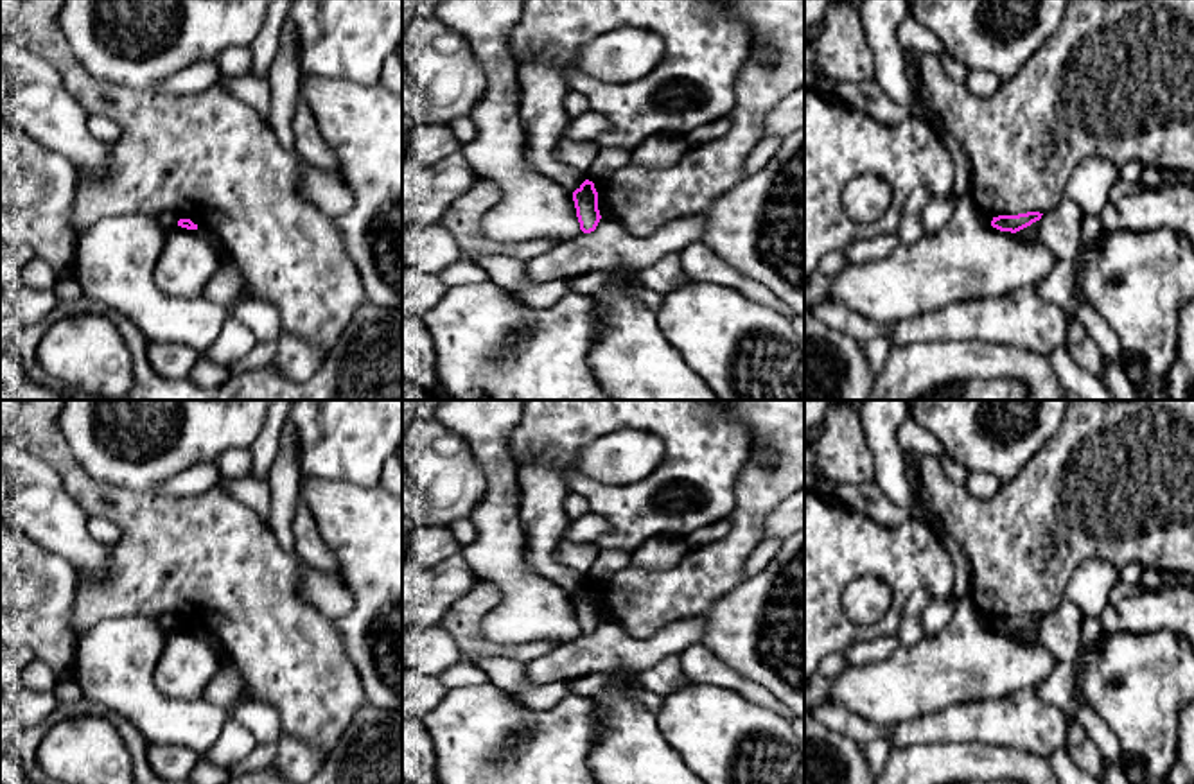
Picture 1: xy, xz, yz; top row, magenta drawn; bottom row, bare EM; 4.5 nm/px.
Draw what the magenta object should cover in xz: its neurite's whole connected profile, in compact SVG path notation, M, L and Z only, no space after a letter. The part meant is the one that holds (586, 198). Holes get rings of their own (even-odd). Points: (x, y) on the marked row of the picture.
M585 179L573 192L573 201L575 201L580 230L584 233L594 231L598 222L600 222L600 219L601 219L600 210L598 210L598 192L594 188L594 183Z

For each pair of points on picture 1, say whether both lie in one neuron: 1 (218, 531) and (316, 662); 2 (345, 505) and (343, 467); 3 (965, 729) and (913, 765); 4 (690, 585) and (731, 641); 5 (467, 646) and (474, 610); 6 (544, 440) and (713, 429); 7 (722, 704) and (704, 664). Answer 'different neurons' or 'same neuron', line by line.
1: same neuron
2: different neurons
3: different neurons
4: different neurons
5: same neuron
6: same neuron
7: different neurons

